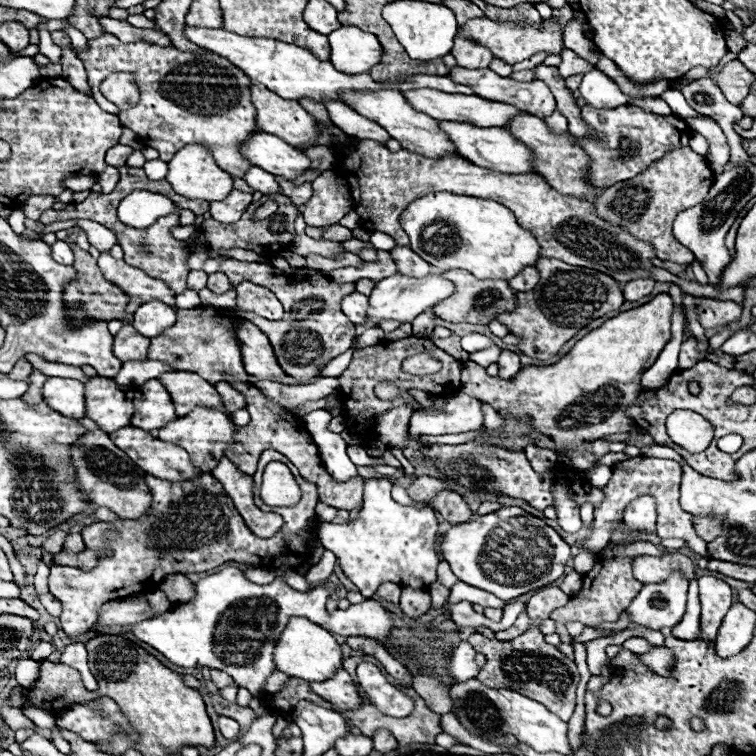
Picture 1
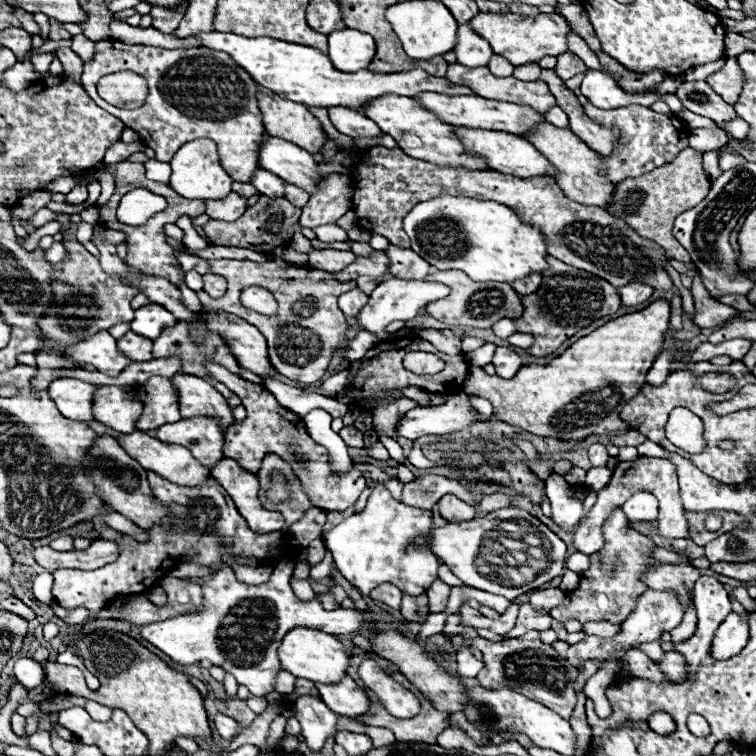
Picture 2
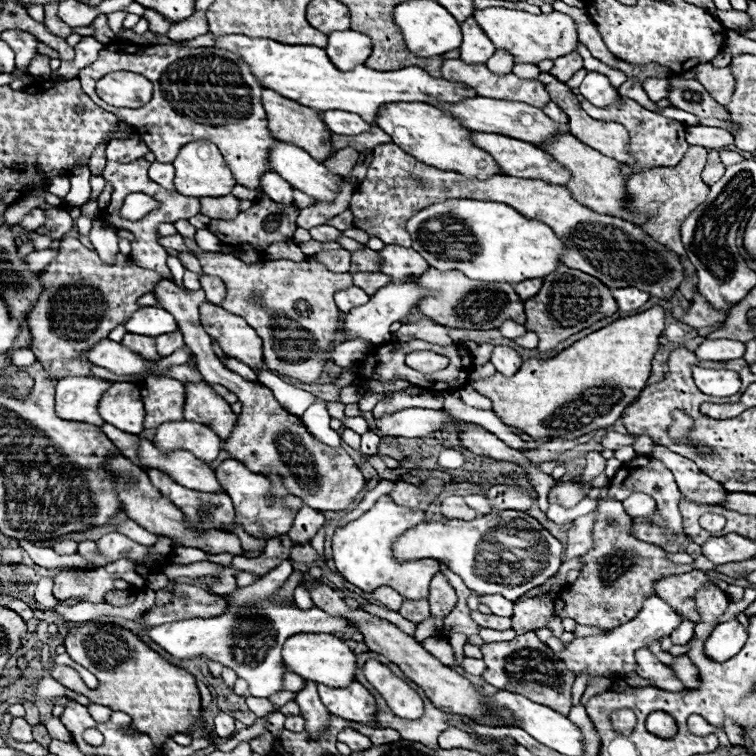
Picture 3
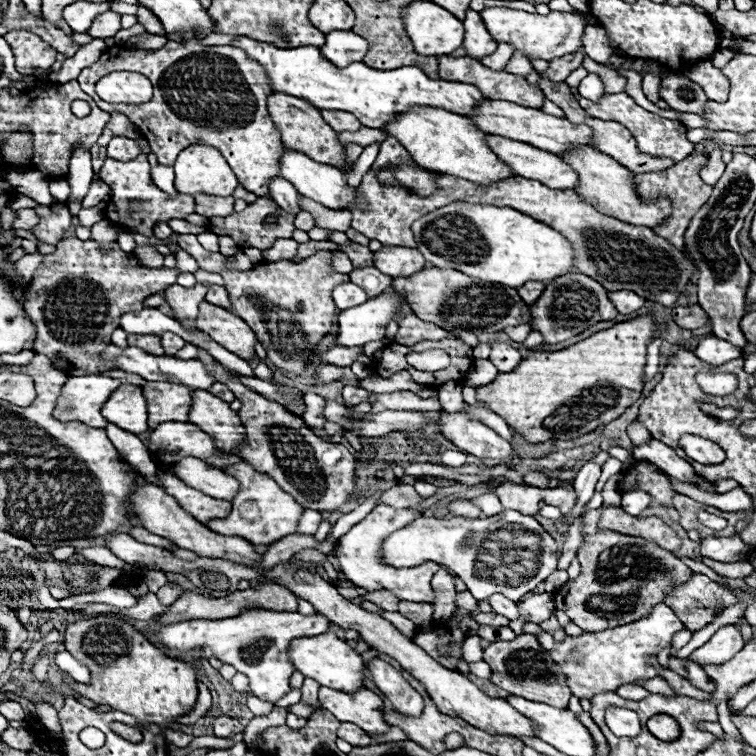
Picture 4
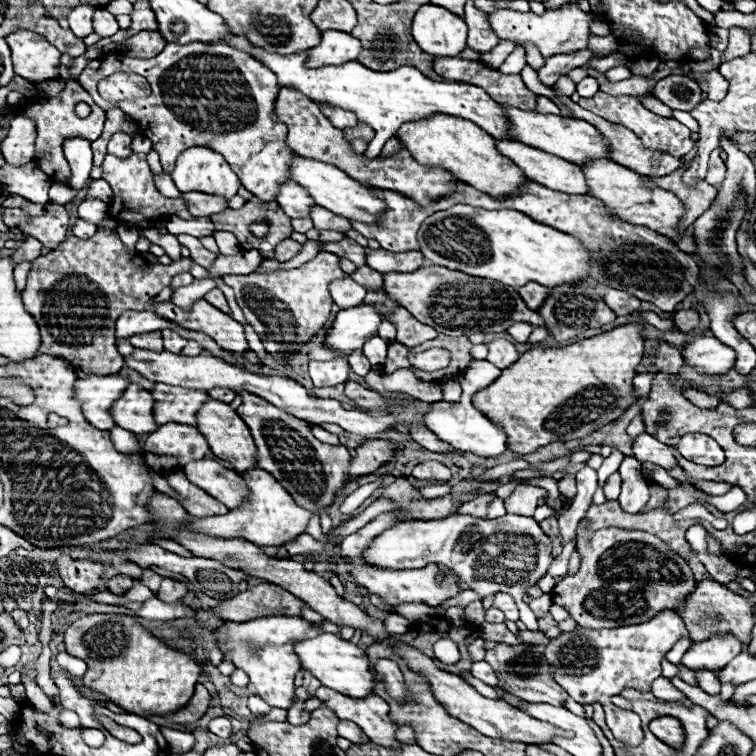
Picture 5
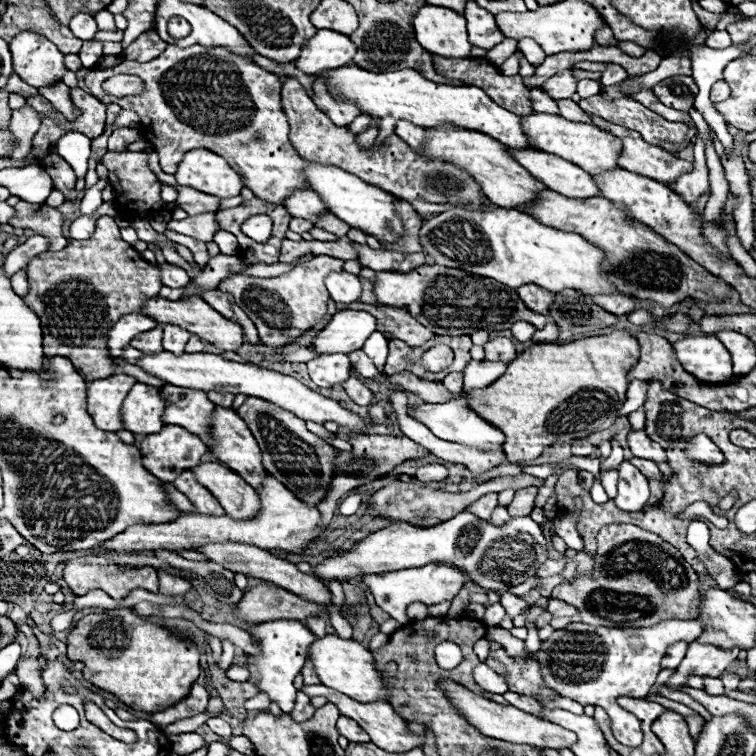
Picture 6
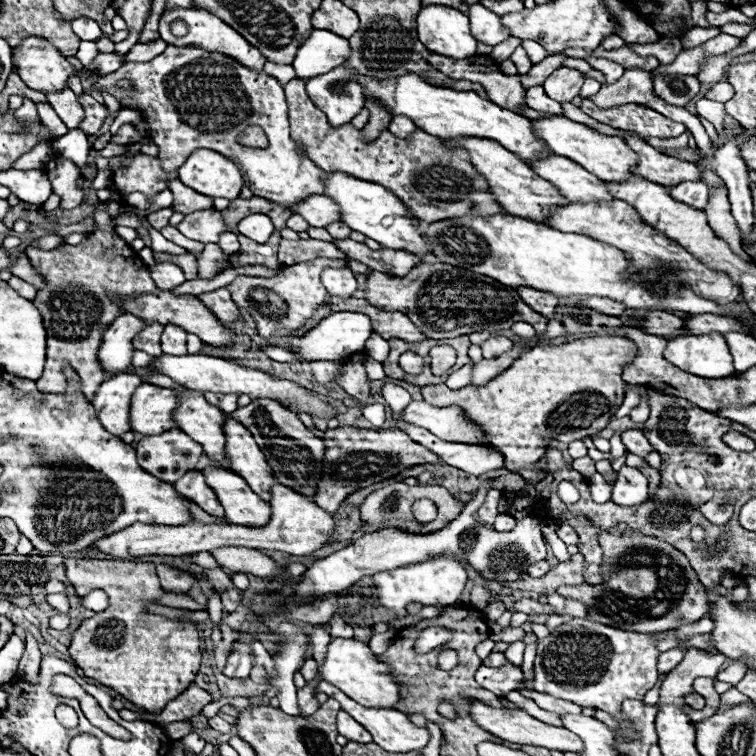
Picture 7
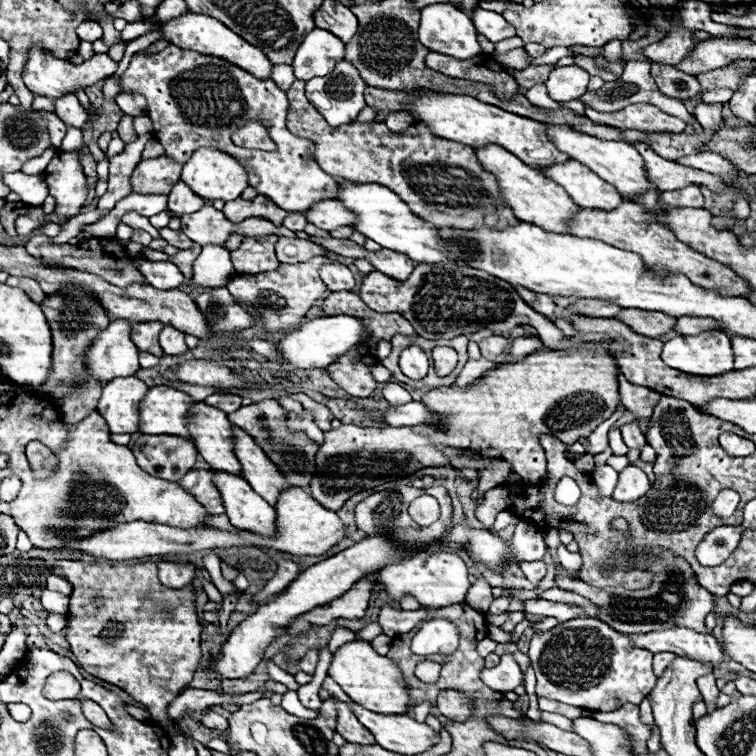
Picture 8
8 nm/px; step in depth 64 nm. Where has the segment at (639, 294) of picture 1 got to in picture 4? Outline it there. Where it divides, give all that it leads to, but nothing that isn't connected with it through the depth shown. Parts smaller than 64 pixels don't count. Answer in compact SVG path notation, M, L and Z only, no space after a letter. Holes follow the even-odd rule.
M618 290L618 292L608 292L608 298L610 298L610 302L616 306L616 310L620 312L620 314L632 314L632 312L636 312L638 308L642 308L644 306L644 298L640 298L640 296L636 296L634 292L622 292L622 290Z

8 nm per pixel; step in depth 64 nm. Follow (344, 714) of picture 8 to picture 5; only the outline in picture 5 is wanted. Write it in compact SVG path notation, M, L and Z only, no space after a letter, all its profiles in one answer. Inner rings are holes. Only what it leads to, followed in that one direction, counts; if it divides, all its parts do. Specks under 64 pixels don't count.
M340 720L338 722L338 736L350 740L352 744L364 744L364 742L368 742L368 736L364 736L364 732L360 730L360 726L352 724L350 720Z

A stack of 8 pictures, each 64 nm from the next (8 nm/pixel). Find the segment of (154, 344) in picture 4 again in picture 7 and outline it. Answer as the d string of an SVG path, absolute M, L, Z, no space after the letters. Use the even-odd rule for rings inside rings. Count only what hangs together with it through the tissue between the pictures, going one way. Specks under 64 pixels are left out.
M152 322L148 326L144 326L136 336L134 336L134 348L136 350L144 350L148 352L150 356L160 356L162 350L160 350L160 334L162 334L162 324L158 322Z

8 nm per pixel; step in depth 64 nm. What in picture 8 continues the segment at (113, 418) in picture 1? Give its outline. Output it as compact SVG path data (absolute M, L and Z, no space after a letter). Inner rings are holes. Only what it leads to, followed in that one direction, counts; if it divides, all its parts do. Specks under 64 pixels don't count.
M156 386L150 388L140 402L140 428L142 434L170 434L196 442L188 430L188 412L196 400L176 388Z

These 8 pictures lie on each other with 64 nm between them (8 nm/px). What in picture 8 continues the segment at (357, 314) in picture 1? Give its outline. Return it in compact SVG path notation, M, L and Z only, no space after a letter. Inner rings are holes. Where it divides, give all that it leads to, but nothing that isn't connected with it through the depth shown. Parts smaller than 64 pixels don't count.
M340 262L324 264L324 266L320 268L320 278L324 280L324 284L328 286L330 292L352 290L352 288L354 288L352 272L348 270L348 266L344 266L344 264L340 264Z

